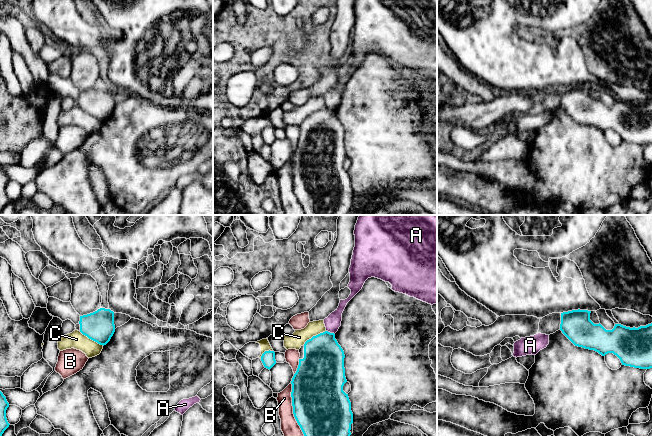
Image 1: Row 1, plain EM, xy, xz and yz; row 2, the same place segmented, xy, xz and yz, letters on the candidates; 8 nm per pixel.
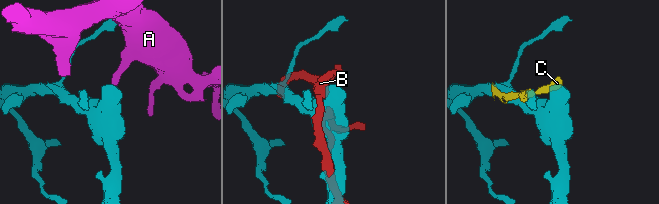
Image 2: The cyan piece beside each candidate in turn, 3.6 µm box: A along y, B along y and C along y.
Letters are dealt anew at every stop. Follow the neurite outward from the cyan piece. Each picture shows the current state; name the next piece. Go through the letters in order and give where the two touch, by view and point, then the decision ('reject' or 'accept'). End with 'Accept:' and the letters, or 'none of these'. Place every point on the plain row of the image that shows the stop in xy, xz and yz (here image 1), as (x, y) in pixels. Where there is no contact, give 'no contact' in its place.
A: xz (329, 108) | reject
B: xz (293, 187) | reject
C: xy (91, 115) | reject
Accept: none of these

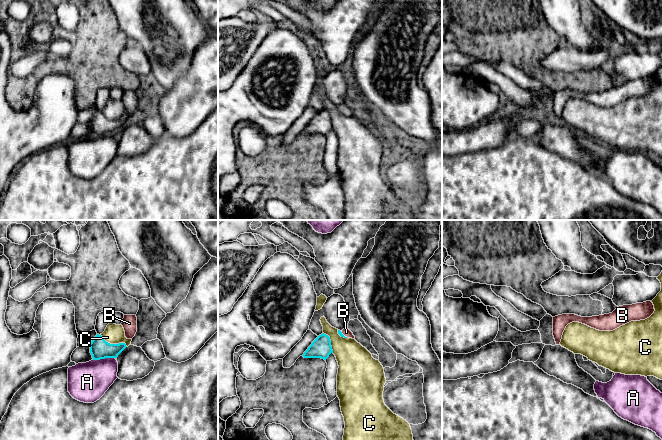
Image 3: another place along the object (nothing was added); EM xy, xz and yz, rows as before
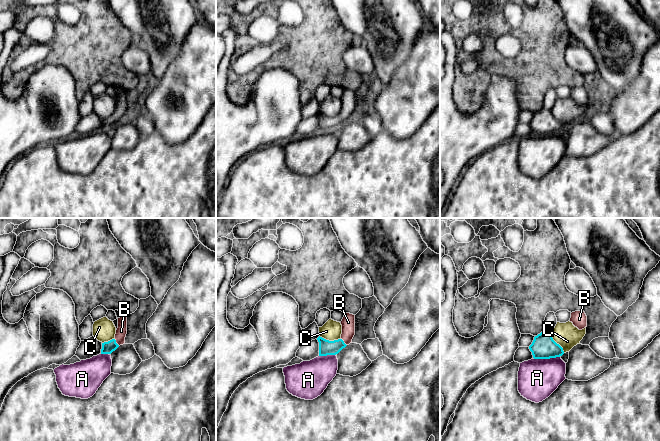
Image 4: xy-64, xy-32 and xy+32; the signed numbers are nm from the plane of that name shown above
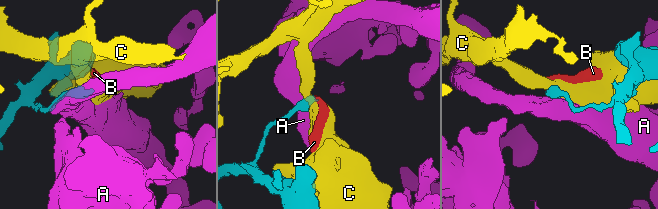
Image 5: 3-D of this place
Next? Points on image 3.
A: xy (103, 134) | reject
B: xz (343, 111) | accept
C: xy (113, 120) | reject
Accept: B

